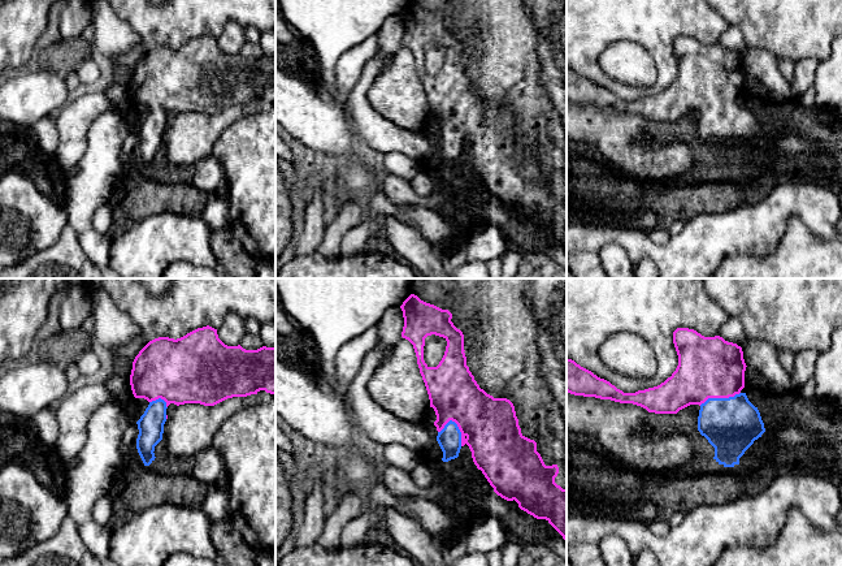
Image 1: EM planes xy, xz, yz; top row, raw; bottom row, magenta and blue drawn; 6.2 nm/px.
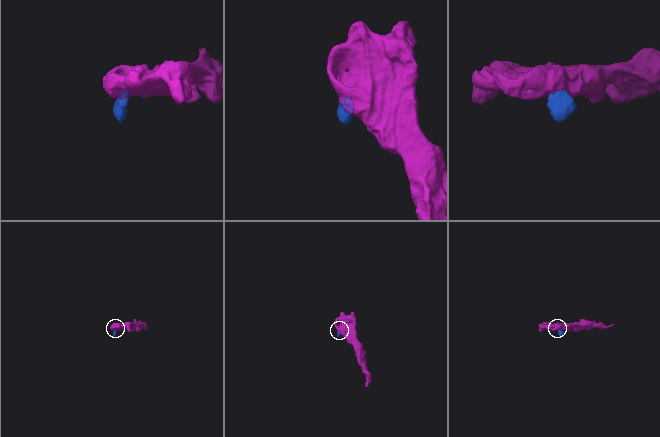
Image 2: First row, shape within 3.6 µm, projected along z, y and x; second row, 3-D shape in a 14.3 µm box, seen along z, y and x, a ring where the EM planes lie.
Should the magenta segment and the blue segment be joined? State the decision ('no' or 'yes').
yes

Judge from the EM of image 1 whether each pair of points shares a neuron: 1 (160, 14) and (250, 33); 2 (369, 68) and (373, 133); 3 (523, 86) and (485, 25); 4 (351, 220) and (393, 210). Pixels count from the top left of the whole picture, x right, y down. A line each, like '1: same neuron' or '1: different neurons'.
1: different neurons
2: same neuron
3: same neuron
4: different neurons

